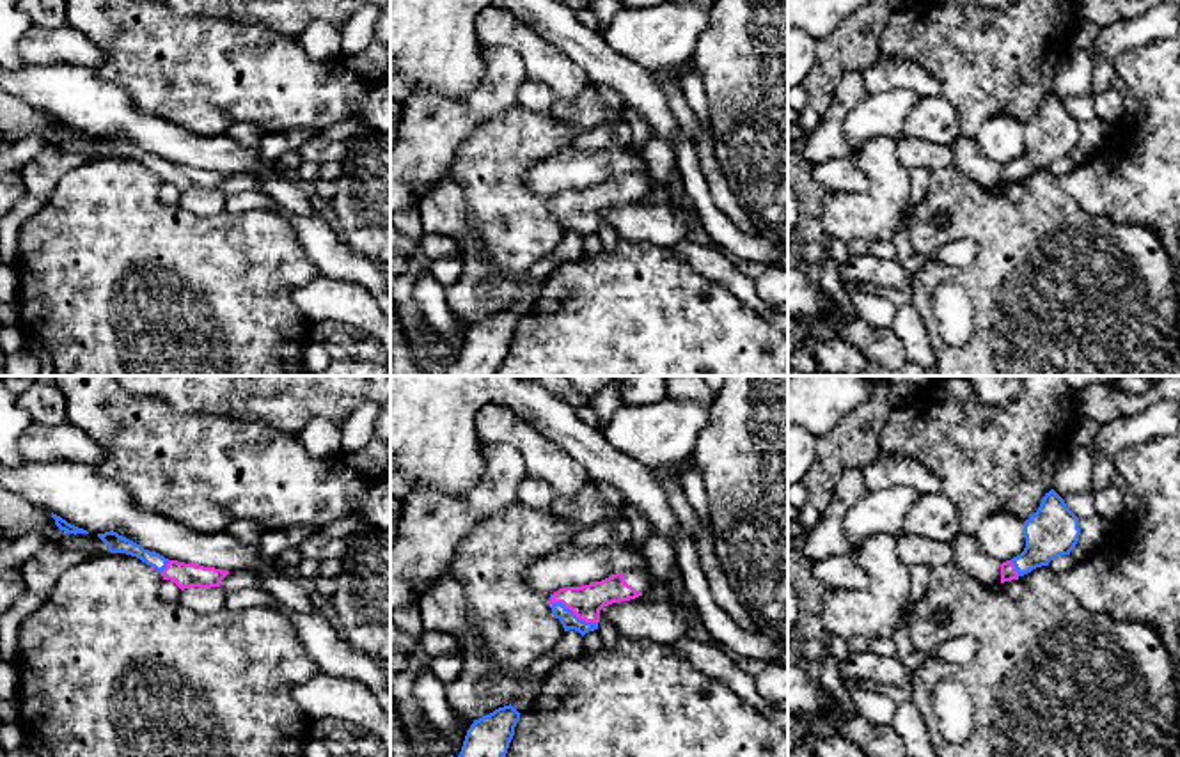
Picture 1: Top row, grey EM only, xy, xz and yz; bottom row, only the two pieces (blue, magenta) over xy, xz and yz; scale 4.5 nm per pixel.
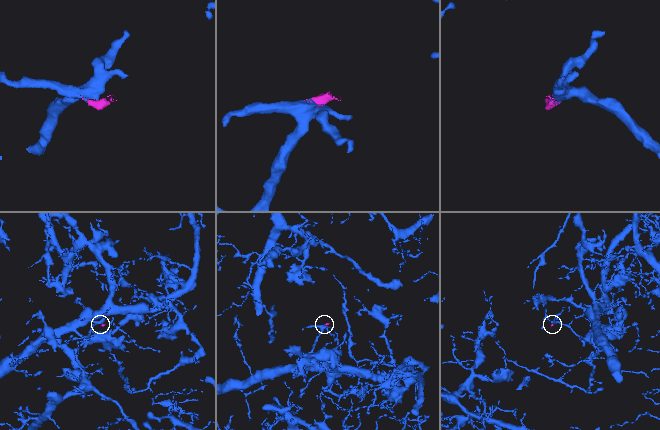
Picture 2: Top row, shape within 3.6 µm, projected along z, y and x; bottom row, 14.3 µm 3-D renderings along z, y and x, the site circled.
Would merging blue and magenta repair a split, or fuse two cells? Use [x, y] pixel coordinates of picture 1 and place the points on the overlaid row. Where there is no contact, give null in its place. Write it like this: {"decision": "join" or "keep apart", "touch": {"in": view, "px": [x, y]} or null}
{"decision": "join", "touch": {"in": "xz", "px": [572, 612]}}

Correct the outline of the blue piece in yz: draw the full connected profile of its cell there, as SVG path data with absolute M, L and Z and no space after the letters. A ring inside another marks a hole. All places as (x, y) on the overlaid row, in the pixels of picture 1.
M1050 489L1038 511L1024 521L1024 535L1024 551L1001 564L1001 583L1019 580L1061 555L1070 555L1081 535L1079 518Z

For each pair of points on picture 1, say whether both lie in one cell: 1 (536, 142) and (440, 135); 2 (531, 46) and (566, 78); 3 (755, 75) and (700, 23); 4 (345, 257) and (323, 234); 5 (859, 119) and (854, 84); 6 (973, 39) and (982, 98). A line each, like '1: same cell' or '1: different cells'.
1: different cells
2: same cell
3: different cells
4: same cell
5: different cells
6: same cell

